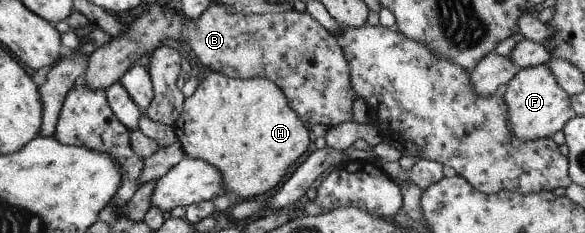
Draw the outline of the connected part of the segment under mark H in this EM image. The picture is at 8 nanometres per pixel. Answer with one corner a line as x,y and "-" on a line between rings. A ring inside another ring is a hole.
218,71
205,74
195,92
184,98
183,109
173,127
186,156
216,166
222,174
222,184
227,193
239,200
256,198
274,190
308,150
313,139
308,126
288,106
284,92
274,82
262,77
233,79

